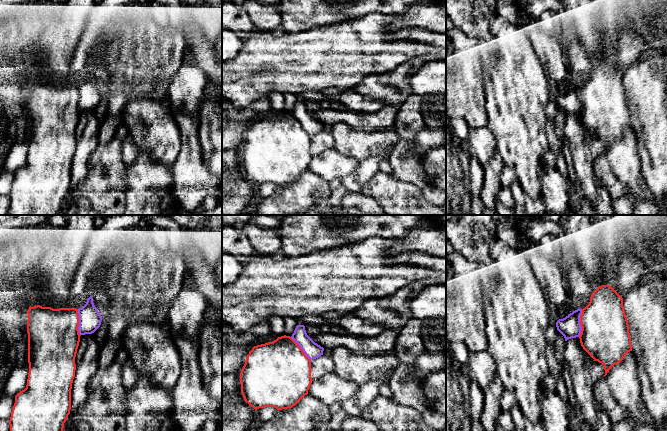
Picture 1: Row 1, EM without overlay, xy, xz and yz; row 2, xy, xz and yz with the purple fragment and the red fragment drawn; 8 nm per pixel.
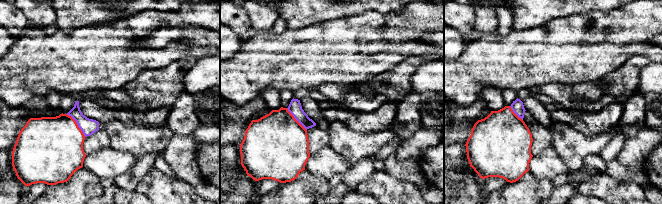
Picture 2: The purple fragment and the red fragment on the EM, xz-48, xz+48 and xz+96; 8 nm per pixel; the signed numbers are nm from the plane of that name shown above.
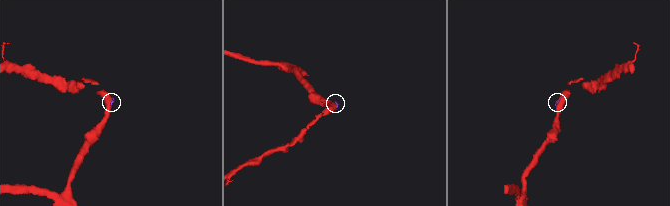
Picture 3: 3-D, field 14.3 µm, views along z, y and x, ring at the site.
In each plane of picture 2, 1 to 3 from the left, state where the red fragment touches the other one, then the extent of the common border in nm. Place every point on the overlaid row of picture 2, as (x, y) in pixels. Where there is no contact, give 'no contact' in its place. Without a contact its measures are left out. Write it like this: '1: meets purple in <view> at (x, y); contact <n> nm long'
1: meets purple in xz-48 at (77, 124); contact 240 nm long
2: meets purple in xz+48 at (295, 118); contact 240 nm long
3: meets purple in xz+96 at (515, 113); contact 160 nm long

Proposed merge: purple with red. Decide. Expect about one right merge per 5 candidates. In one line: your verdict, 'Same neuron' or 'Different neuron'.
Different neuron

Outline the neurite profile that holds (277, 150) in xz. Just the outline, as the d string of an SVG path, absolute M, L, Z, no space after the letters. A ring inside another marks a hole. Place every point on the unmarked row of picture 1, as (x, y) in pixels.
M286 111L254 122L240 149L241 169L255 186L292 184L308 170L312 157L311 136Z

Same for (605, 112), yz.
M609 61L598 63L591 71L589 80L582 85L582 103L579 112L583 125L595 136L604 141L605 151L624 132L632 127L629 100L623 83L623 74Z

